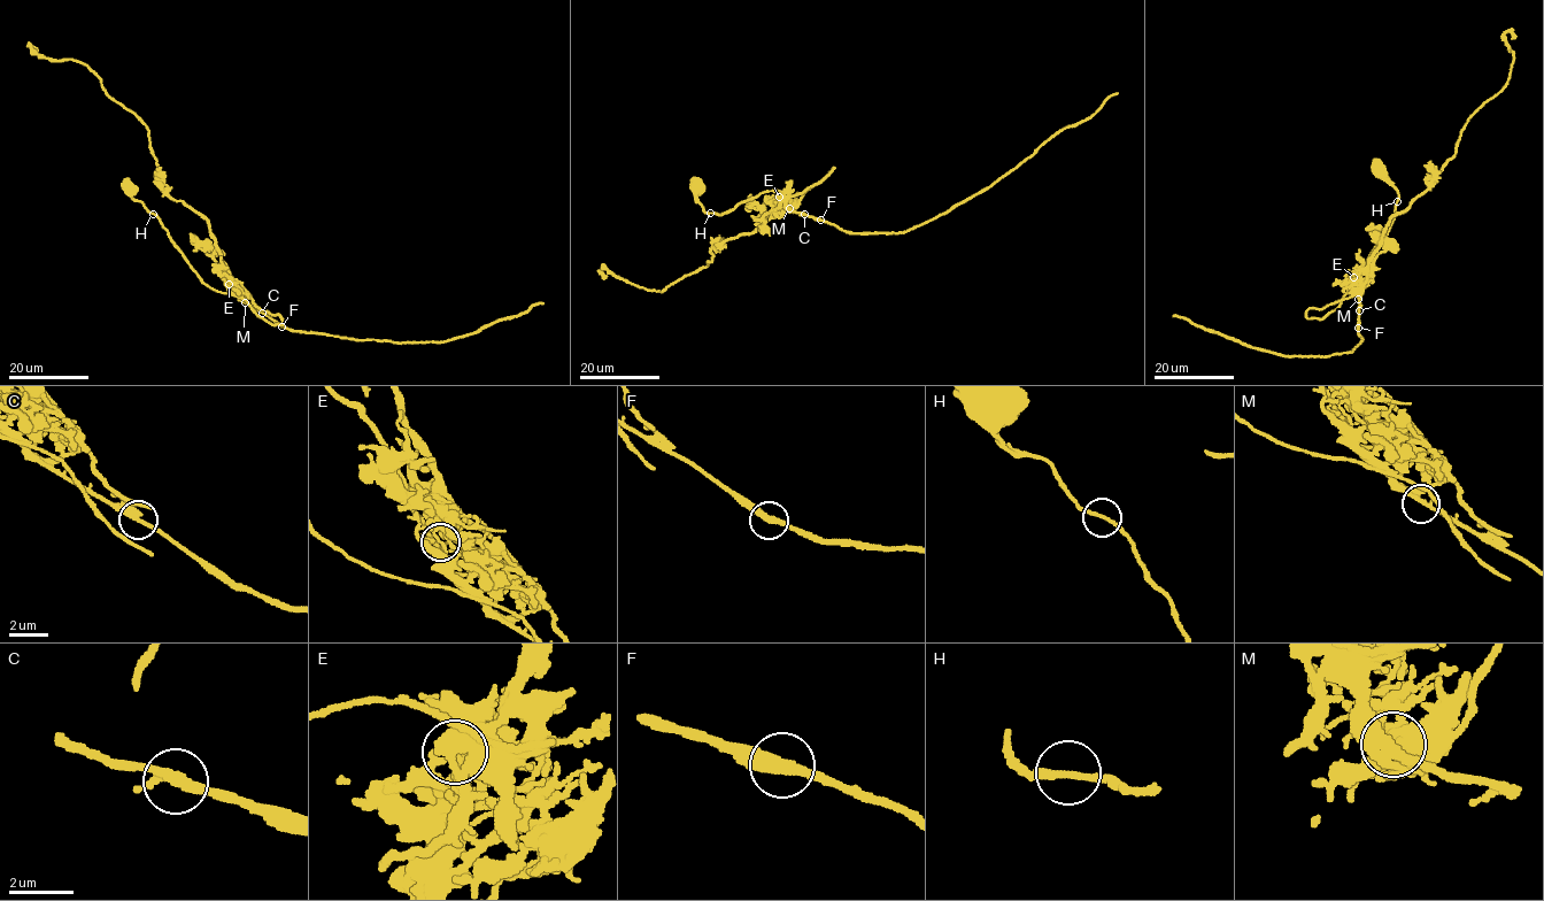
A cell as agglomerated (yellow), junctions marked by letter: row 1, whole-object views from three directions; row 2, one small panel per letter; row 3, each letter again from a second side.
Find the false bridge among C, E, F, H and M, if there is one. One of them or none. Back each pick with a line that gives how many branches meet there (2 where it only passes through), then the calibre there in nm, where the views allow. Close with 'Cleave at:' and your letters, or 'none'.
E: branches 2; calibre 120 nm
Cleave at: E

